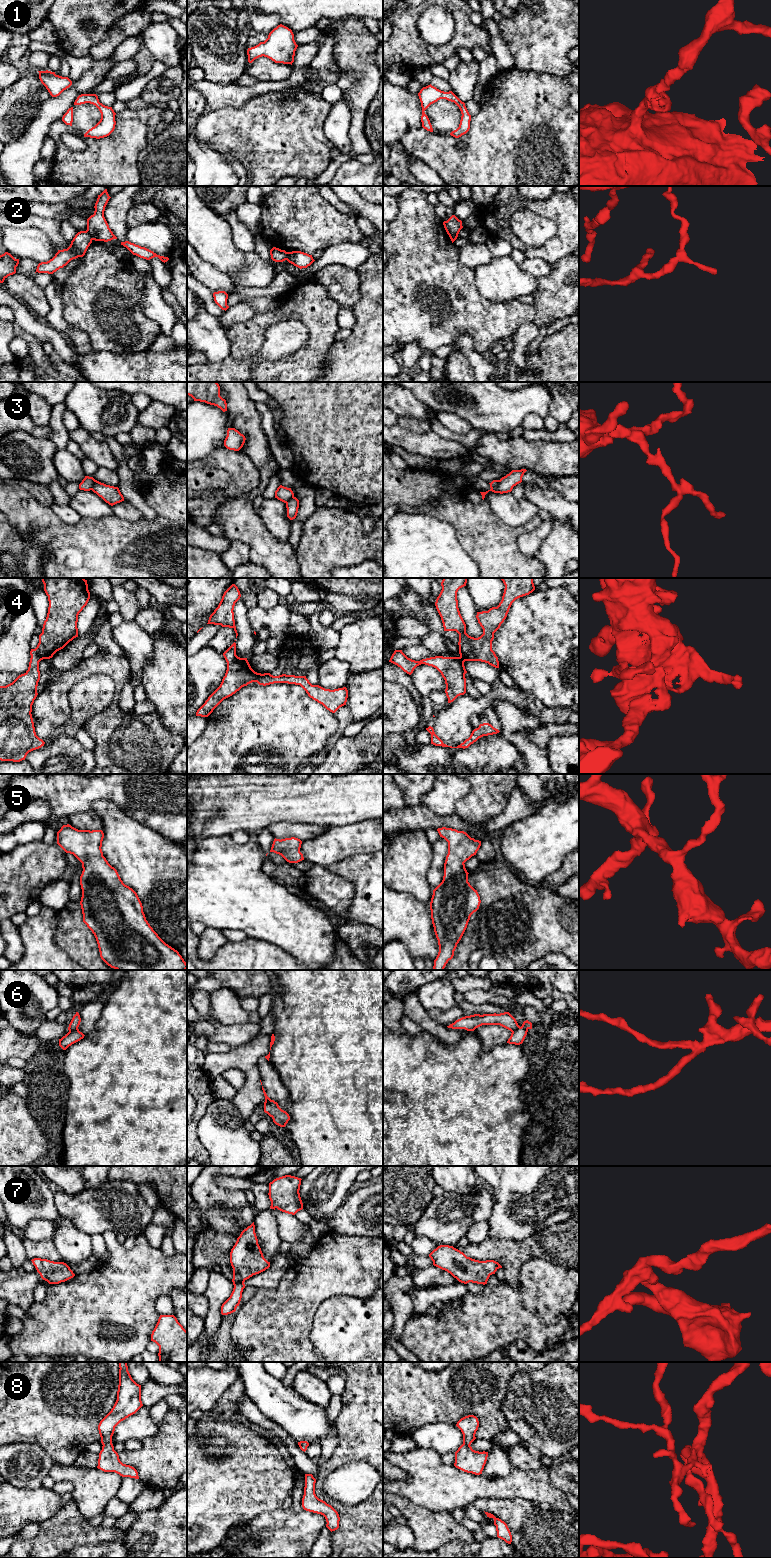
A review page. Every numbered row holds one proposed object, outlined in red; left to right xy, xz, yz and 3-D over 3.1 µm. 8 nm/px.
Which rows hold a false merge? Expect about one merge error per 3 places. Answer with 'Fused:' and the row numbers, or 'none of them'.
Fused: 2, 3, 6

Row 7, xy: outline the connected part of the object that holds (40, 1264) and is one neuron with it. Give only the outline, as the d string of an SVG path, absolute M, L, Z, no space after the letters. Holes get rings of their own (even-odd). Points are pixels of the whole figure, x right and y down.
M34 1258L31 1261L41 1278L49 1284L59 1284L75 1276L70 1267L64 1262L54 1262L41 1258Z

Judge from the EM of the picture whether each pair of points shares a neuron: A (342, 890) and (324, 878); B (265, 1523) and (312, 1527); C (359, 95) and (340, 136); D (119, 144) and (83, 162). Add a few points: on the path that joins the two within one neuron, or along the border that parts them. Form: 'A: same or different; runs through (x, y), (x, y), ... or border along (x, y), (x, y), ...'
A: same; runs through (338, 890), (328, 882)
B: same; runs through (277, 1529), (300, 1529)
C: different; border along (347, 105), (350, 111), (350, 138)
D: same; runs through (110, 153), (101, 162), (92, 162)

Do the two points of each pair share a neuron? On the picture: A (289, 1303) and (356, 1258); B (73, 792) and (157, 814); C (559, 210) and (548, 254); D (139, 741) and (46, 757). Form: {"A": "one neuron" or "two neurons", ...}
{"A": "one neuron", "B": "one neuron", "C": "one neuron", "D": "two neurons"}

